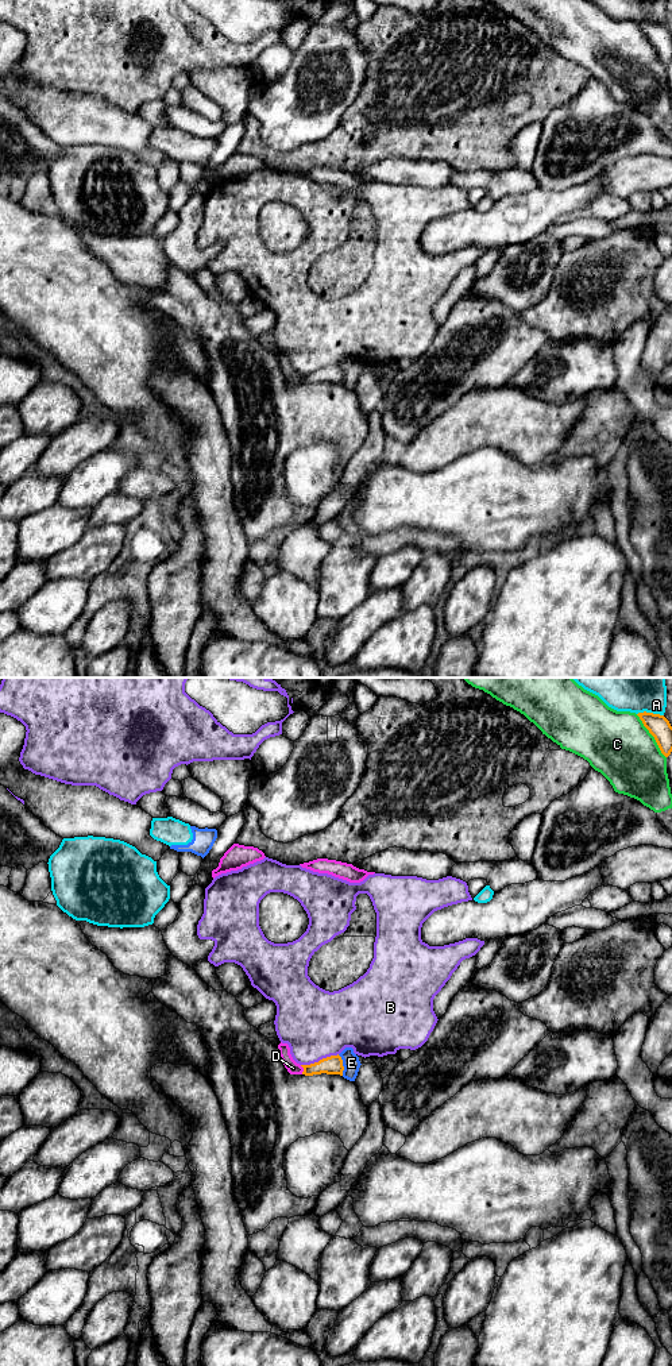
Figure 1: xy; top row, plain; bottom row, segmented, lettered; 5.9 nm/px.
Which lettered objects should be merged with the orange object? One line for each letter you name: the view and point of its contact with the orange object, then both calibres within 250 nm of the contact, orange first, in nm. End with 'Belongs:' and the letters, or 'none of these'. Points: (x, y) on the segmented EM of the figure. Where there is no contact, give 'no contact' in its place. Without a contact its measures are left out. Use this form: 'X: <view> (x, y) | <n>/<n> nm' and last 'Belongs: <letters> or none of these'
Belongs: none of these

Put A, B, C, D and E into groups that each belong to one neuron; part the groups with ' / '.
A E / B / C / D

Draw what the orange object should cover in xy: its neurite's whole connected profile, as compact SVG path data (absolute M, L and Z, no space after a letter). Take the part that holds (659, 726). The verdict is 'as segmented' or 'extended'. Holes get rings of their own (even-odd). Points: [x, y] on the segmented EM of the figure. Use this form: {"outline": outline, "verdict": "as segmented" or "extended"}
{"outline": "M638 713L644 726L654 737L661 753L668 757L672 752L672 726L669 721L660 714Z", "verdict": "as segmented"}

